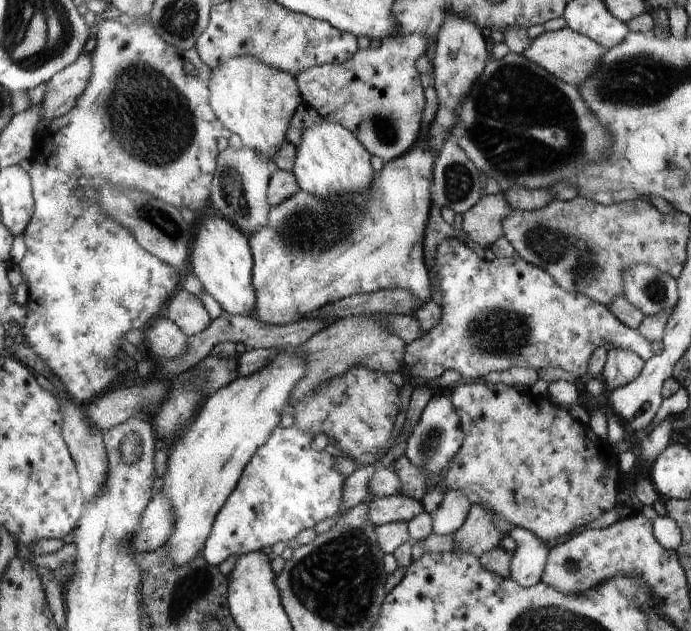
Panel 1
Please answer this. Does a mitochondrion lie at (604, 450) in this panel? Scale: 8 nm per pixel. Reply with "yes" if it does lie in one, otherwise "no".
no

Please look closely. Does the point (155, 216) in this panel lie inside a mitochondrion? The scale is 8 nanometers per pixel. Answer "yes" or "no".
yes

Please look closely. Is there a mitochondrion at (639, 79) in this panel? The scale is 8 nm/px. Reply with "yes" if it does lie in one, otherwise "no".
yes

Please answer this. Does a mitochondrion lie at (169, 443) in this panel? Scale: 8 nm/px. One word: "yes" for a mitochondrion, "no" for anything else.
no

